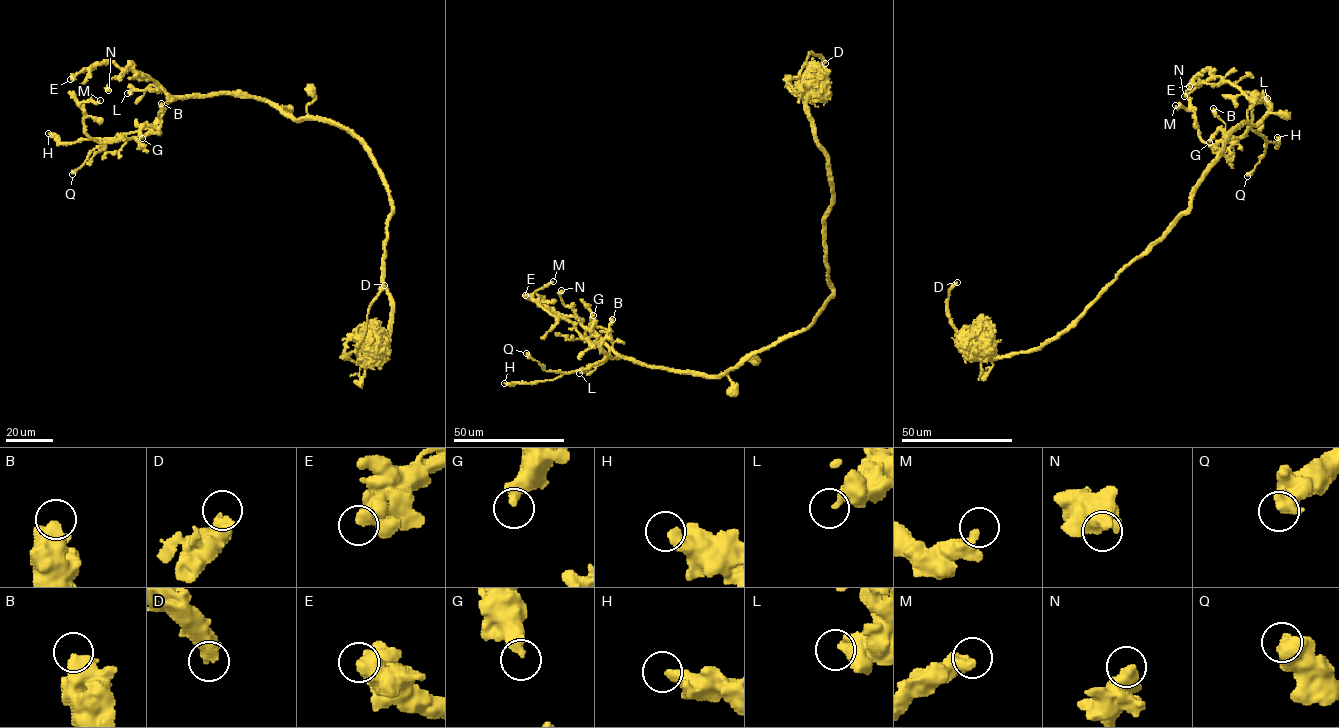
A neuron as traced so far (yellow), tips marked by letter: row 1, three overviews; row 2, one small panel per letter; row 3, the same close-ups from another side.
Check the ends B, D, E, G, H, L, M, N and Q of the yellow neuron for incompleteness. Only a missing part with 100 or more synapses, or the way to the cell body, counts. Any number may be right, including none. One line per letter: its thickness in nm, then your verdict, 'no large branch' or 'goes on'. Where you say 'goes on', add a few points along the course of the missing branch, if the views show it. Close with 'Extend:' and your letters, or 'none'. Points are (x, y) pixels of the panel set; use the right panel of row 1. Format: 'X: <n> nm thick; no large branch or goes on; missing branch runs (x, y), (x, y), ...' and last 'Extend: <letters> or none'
B: 650 nm thick; no large branch
D: 400 nm thick; goes on; missing branch runs (957, 282), (969, 273), (970, 266), (968, 255), (955, 246)
E: 500 nm thick; no large branch
G: 440 nm thick; no large branch
H: 440 nm thick; no large branch
L: 360 nm thick; no large branch
M: 400 nm thick; no large branch
N: 550 nm thick; no large branch
Q: 700 nm thick; no large branch
Extend: D

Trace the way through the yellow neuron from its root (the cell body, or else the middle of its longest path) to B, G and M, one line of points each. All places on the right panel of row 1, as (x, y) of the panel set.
B: (1213, 165), (1230, 135), (1257, 124), (1270, 106), (1265, 100), (1251, 106), (1241, 137), (1225, 134), (1213, 108)
G: (1213, 165), (1230, 135), (1257, 124), (1270, 106), (1265, 100), (1251, 106), (1241, 137), (1218, 130), (1209, 142)
M: (1213, 165), (1230, 135), (1270, 106), (1251, 106), (1251, 127), (1238, 140), (1208, 145), (1195, 112), (1175, 105)

